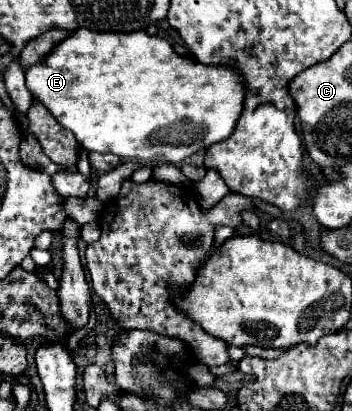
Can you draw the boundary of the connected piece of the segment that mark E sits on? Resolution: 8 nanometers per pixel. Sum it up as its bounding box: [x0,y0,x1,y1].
[26,29,246,165]

